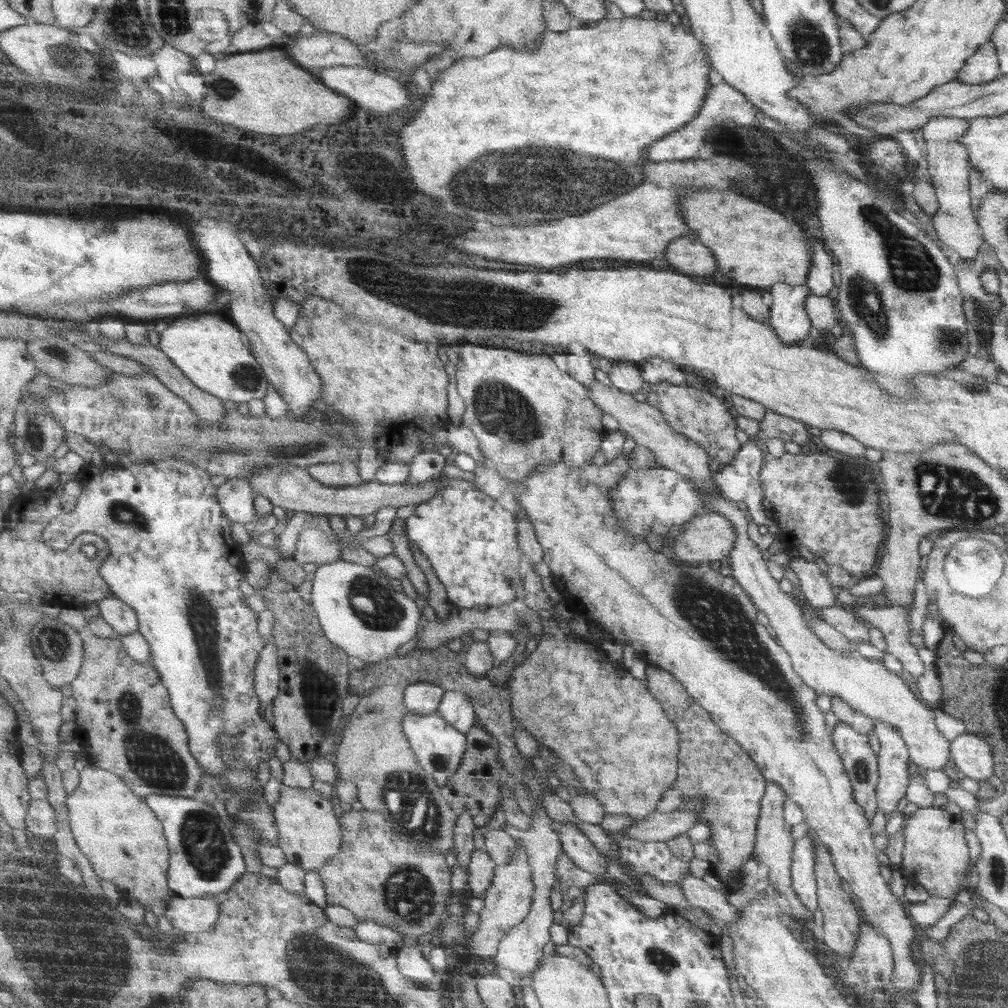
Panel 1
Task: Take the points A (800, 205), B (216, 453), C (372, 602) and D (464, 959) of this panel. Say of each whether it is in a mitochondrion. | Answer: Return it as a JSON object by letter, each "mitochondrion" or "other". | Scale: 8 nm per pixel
{"A":"other","B":"mitochondrion","C":"mitochondrion","D":"other"}

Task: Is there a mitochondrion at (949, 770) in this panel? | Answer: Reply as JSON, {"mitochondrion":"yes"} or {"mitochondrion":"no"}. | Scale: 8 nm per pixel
{"mitochondrion":"no"}

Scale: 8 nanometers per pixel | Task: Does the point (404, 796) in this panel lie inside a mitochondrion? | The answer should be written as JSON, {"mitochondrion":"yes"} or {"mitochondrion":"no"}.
{"mitochondrion":"yes"}

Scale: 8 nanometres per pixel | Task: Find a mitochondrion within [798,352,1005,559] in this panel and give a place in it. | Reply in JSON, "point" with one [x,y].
{"point":[951,492]}

